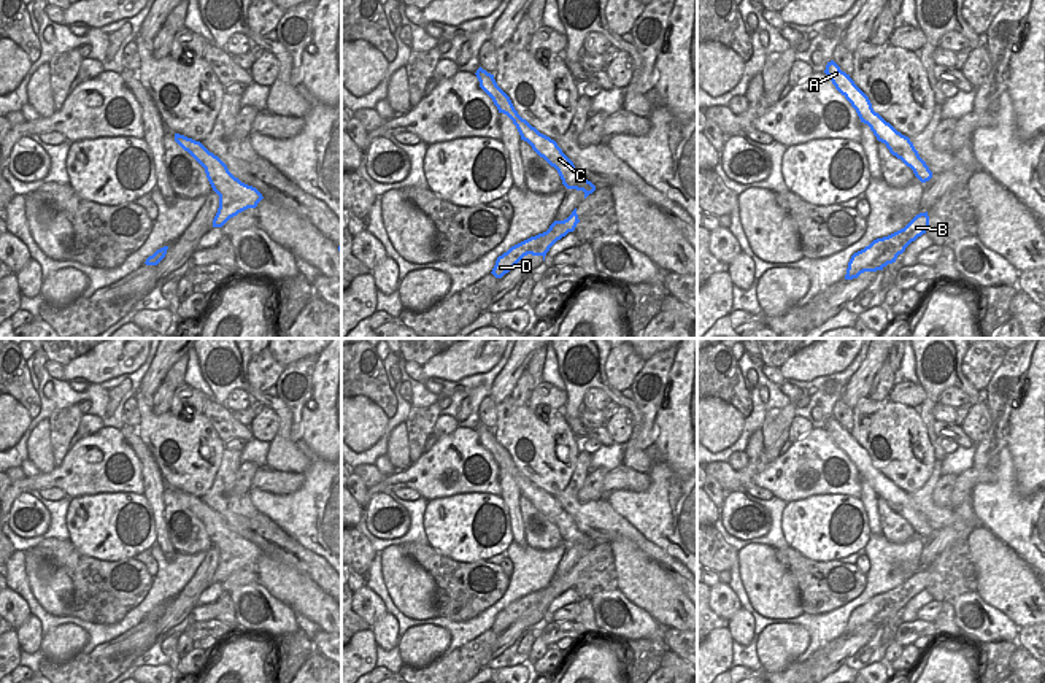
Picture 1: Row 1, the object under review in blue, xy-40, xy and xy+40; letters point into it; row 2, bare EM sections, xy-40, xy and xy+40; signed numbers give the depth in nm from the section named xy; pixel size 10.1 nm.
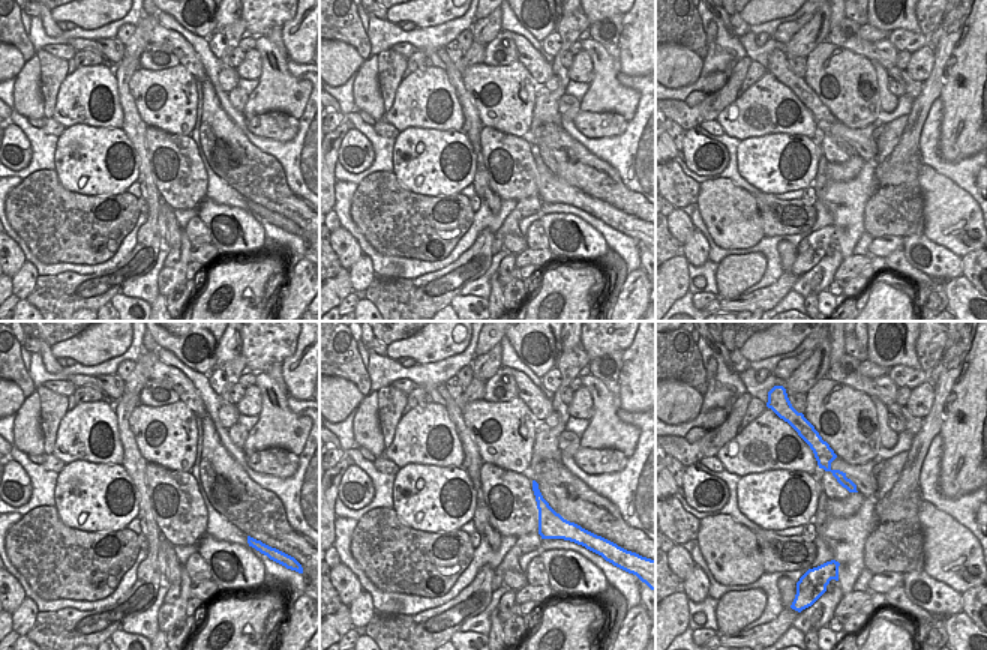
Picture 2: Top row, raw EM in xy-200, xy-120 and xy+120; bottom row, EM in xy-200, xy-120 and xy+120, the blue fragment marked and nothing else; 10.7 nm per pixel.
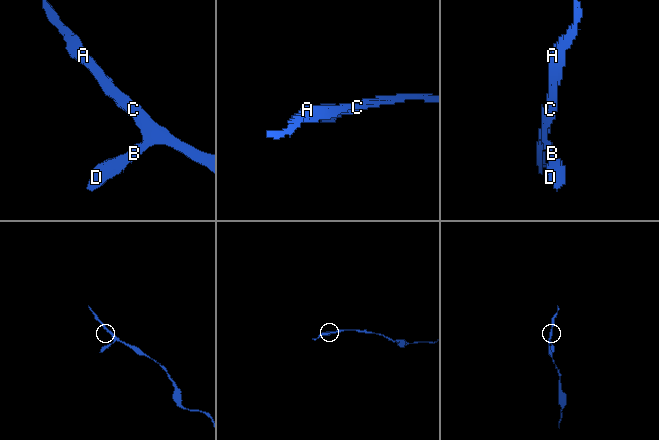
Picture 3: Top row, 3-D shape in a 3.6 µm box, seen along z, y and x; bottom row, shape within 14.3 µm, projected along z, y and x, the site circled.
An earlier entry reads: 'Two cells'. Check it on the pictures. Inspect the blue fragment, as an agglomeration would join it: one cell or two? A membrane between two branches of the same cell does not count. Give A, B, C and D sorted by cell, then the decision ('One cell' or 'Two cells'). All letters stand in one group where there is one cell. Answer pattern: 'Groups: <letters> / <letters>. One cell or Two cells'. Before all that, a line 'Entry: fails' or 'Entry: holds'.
Entry: fails
Groups: A B C D. One cell

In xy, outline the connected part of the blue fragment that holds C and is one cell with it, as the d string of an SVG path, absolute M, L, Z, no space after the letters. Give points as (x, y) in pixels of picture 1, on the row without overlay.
M481 423L475 430L480 437L480 443L492 454L499 469L507 470L516 481L521 496L527 497L540 513L557 526L567 545L583 546L584 554L596 546L596 542L576 527L573 518L562 508L554 496L540 489L518 470L510 453L497 442L494 430Z

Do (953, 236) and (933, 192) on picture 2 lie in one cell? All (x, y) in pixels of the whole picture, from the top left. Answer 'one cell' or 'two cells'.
one cell

